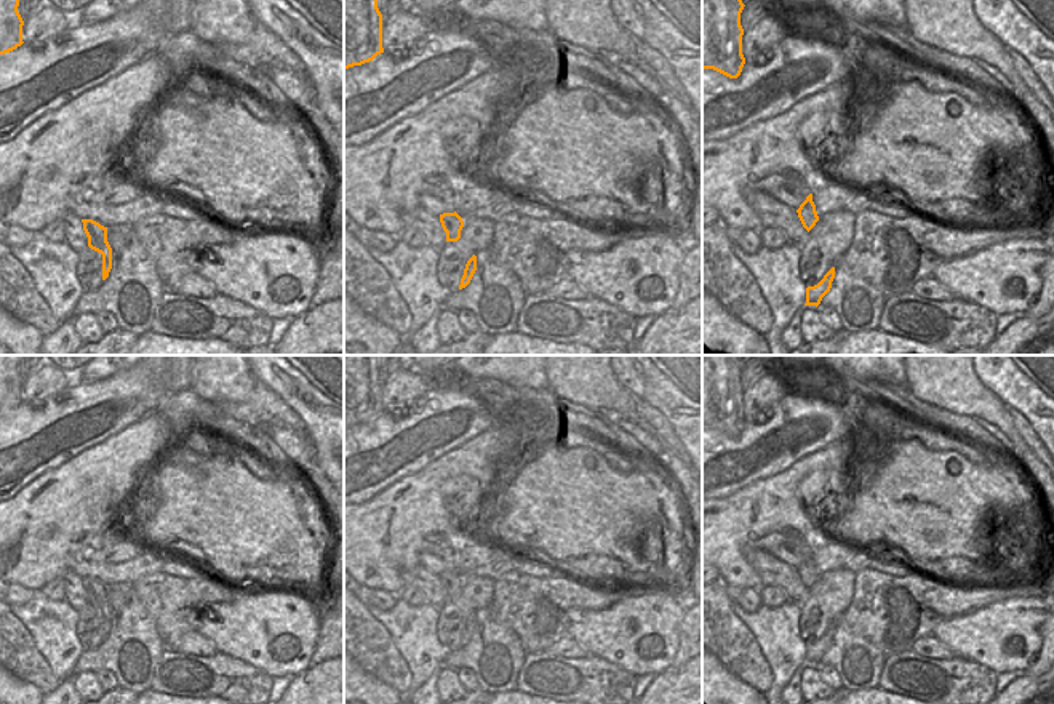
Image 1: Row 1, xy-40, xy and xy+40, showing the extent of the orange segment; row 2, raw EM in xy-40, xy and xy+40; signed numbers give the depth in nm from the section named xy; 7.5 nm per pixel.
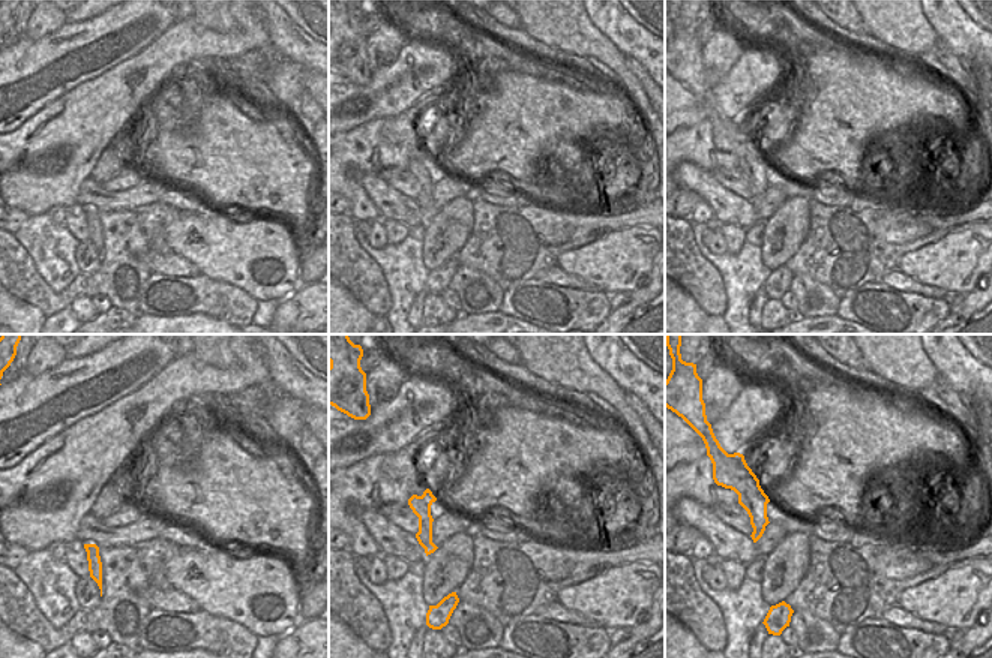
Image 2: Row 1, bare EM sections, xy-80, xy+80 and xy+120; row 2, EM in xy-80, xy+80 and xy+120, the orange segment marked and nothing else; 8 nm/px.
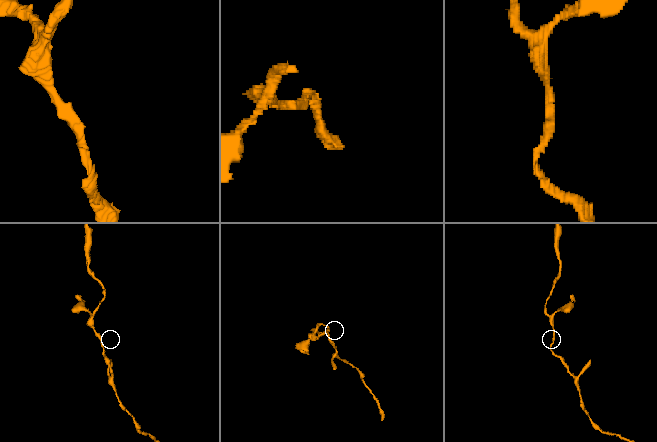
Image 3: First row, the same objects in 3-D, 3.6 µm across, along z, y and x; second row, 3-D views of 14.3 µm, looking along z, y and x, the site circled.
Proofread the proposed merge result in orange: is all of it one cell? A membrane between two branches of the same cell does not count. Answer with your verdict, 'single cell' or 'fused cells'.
single cell

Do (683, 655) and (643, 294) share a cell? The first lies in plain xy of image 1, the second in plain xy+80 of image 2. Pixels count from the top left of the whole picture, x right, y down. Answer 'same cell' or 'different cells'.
same cell

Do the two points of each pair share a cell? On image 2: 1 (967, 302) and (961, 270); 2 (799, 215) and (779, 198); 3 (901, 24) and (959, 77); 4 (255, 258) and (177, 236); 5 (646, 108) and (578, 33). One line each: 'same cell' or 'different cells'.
1: different cells
2: different cells
3: same cell
4: same cell
5: same cell

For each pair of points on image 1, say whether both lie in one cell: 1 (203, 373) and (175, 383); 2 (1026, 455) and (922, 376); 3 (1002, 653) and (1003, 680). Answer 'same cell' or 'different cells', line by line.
1: different cells
2: same cell
3: different cells

